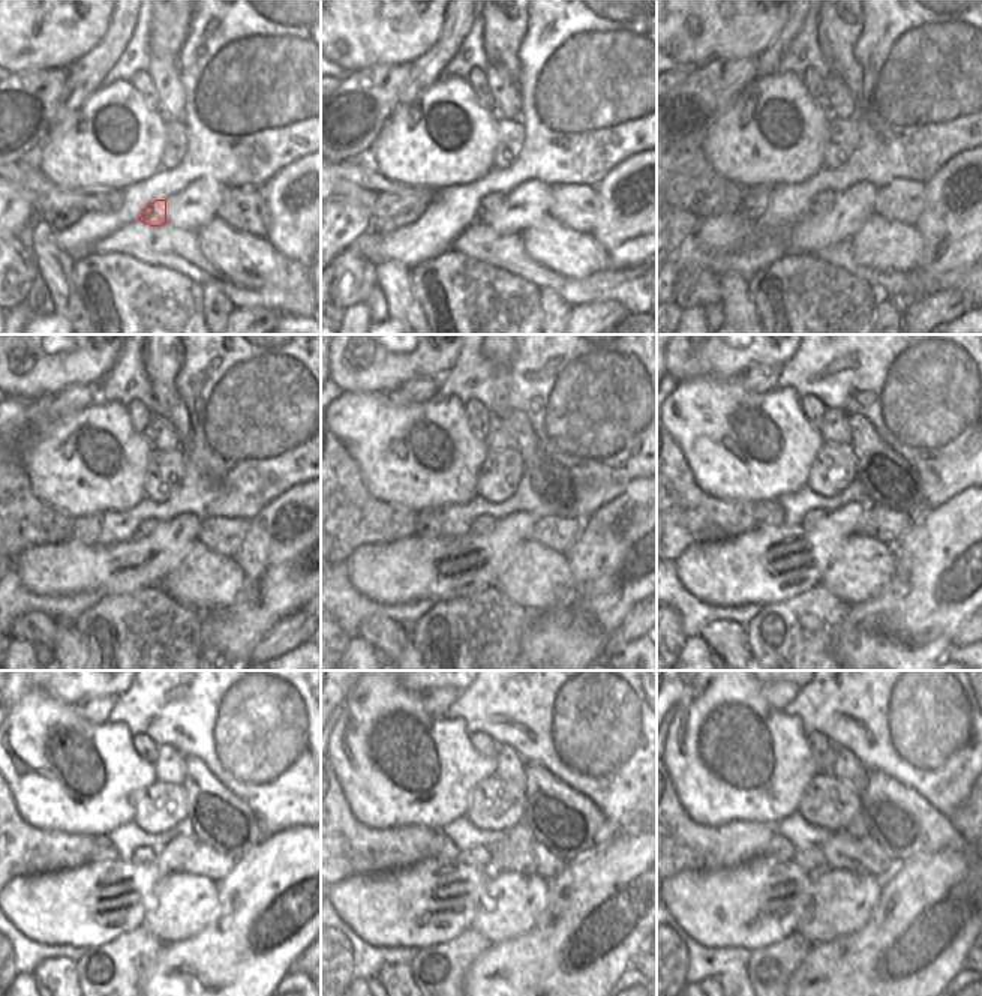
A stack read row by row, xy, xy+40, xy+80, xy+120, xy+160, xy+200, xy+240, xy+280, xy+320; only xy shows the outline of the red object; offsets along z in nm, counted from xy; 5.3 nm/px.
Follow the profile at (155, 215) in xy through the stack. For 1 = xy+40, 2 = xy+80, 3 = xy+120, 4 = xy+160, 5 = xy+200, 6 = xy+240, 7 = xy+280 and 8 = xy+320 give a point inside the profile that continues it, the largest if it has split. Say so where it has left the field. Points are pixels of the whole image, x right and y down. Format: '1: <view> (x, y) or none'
1: xy+40 (489, 206)
2: xy+80 (822, 203)
3: xy+120 (147, 527)
4: xy+160 (483, 524)
5: xy+200 (816, 516)
6: xy+240 (143, 855)
7: xy+280 (479, 857)
8: xy+320 (811, 861)

